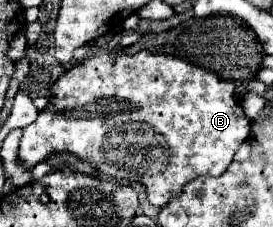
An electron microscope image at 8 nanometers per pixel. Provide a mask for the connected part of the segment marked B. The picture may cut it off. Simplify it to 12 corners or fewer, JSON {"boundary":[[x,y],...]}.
{"boundary":[[103,51],[51,87],[25,167],[71,153],[163,207],[249,119],[175,55]]}

